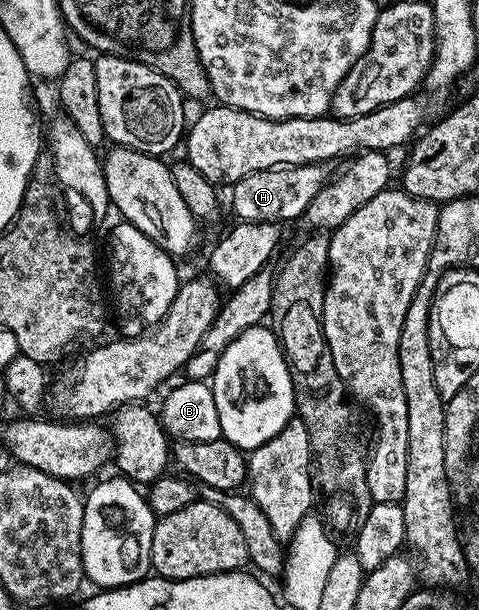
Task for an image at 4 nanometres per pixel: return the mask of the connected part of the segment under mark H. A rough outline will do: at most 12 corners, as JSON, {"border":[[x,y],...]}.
{"border":[[328,163],[271,167],[231,184],[245,223],[297,219],[330,178]]}

